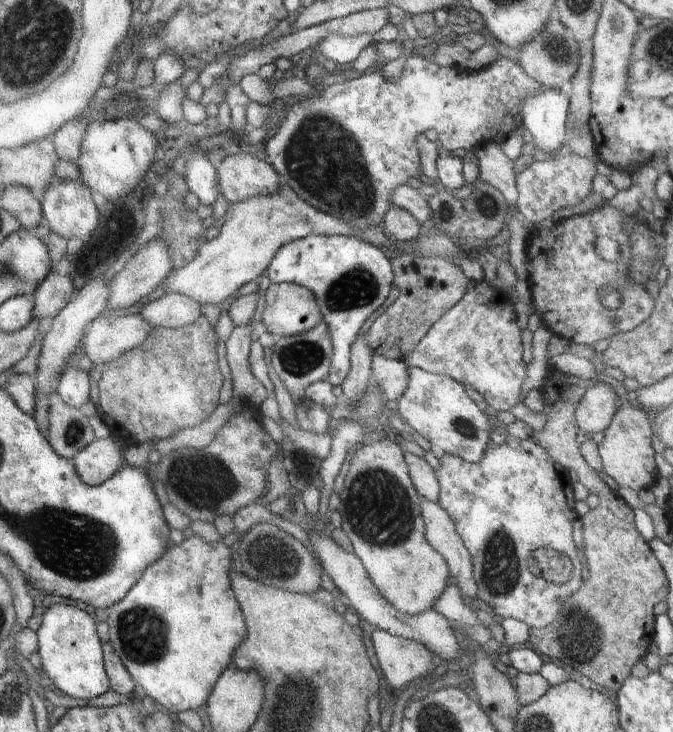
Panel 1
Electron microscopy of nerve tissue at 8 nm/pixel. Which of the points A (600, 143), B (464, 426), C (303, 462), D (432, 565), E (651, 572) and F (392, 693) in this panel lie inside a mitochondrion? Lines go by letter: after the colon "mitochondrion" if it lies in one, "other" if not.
A: other
B: mitochondrion
C: other
D: other
E: other
F: other

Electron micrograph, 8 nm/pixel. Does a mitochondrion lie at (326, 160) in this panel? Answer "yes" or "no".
yes

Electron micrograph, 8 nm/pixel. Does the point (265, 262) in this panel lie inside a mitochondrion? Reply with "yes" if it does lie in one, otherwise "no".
no

